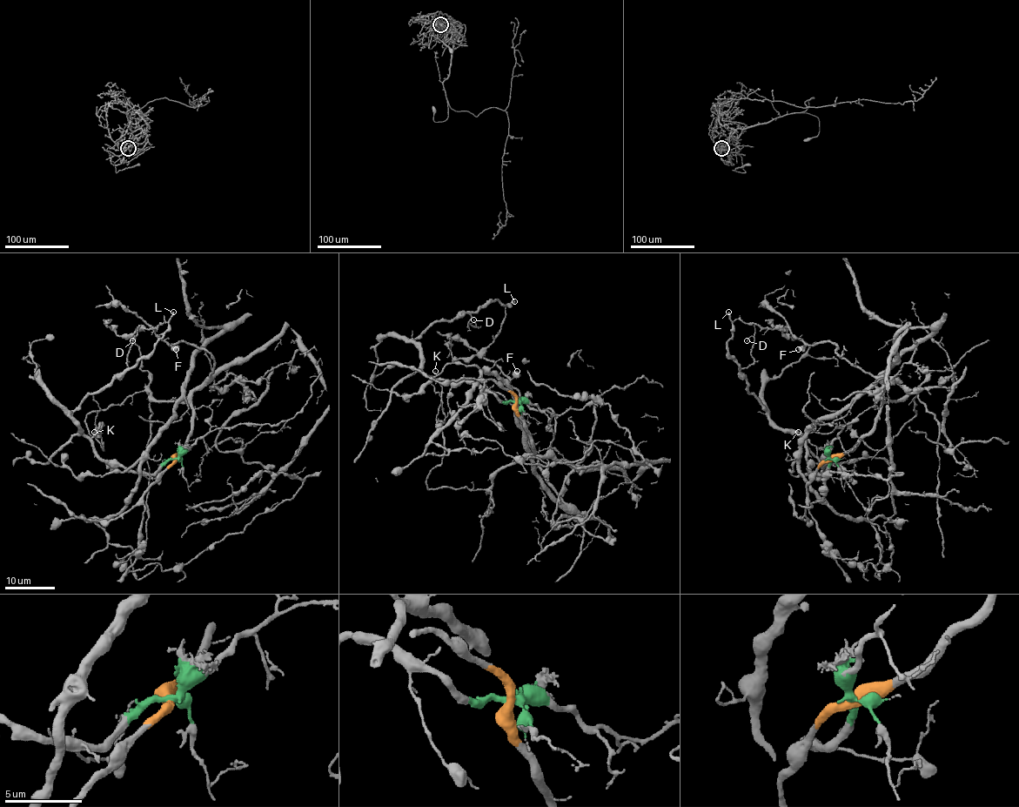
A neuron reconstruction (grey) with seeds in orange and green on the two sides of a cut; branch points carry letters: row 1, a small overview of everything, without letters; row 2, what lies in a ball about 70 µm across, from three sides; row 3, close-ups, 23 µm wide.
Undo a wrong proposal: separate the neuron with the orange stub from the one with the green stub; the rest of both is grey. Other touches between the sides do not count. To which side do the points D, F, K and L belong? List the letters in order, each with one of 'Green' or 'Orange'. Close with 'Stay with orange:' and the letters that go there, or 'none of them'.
D: Green
F: Orange
K: Green
L: Green
Stay with orange: F

